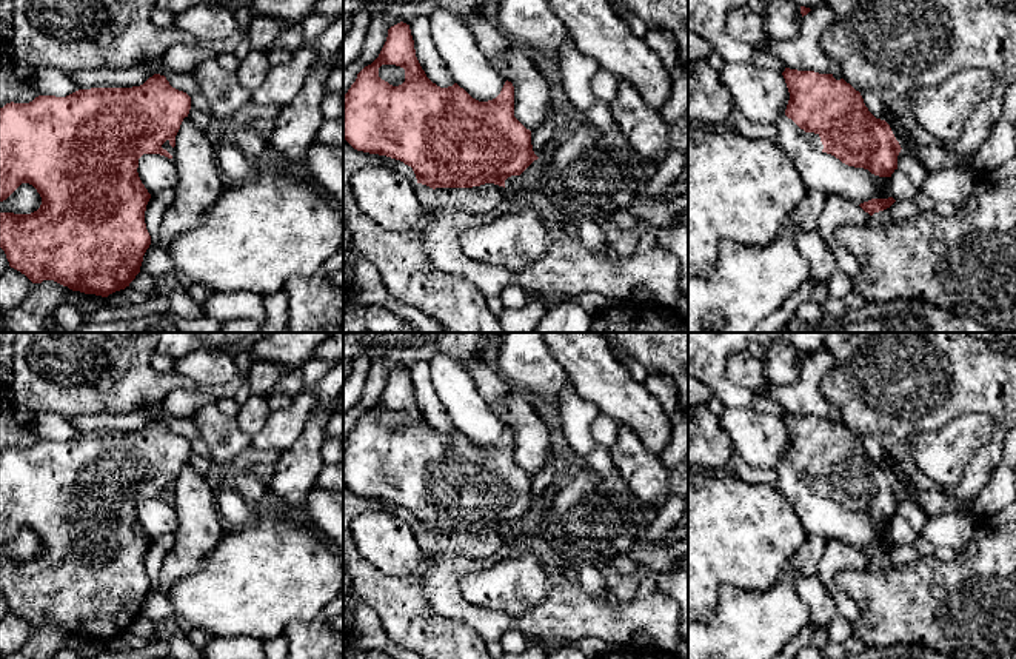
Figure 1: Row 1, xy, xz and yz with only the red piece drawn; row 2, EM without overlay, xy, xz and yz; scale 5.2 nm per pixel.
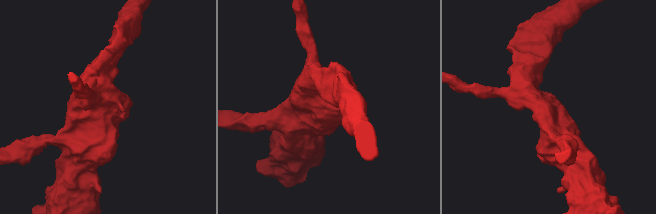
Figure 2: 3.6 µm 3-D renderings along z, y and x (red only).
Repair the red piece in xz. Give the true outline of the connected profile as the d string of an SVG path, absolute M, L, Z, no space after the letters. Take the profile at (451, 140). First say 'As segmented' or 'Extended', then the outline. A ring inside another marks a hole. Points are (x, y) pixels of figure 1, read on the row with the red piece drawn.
As segmented. M400 22L388 29L379 57L359 74L343 95L343 139L357 151L386 156L411 166L417 183L436 188L473 188L494 183L505 188L505 180L520 176L539 157L533 151L531 131L514 117L514 86L505 82L500 94L488 102L473 99L457 83L440 88L422 69L414 49L409 25ZM382 65L405 69L405 82L393 86L379 77Z

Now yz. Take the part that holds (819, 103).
Extended. M785 68L790 100L785 115L807 132L810 145L842 163L891 177L901 145L890 125L876 119L844 79Z

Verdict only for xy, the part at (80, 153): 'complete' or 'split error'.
split error

